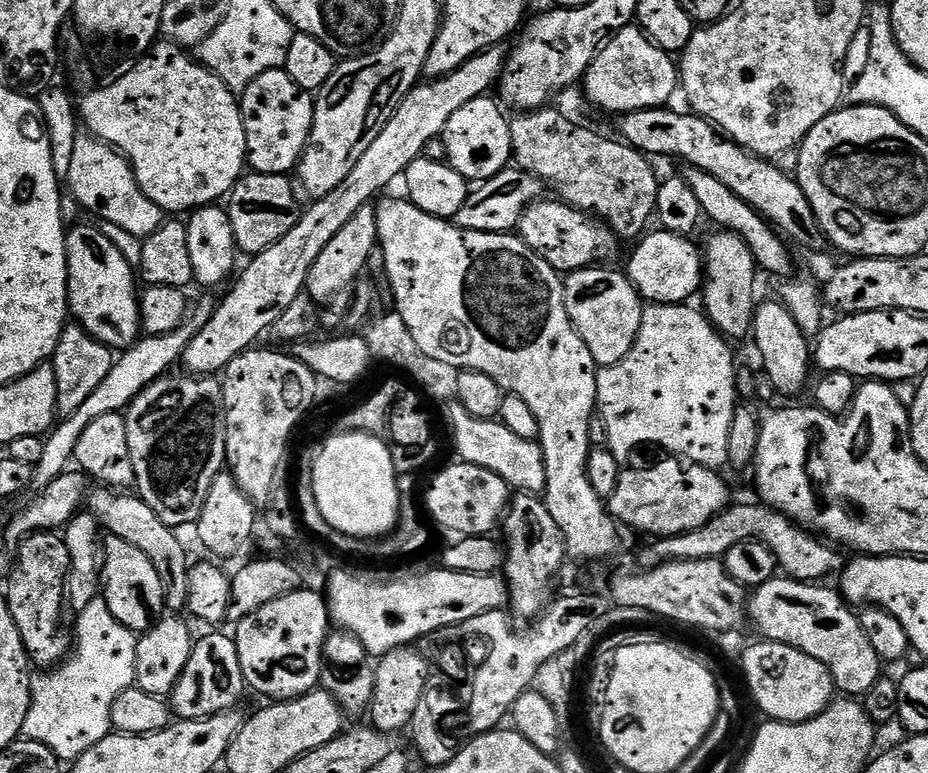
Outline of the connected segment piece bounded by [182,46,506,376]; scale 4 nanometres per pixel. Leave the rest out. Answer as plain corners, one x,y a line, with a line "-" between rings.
503,47
488,48
438,80
417,83
406,98
402,98
386,126
382,126
378,138
370,142
366,154
358,158
358,166
350,170
346,182
342,182
342,186
334,186
330,194
312,200
309,208
307,205
301,211
300,220
290,234
282,234
274,246
251,257
247,261
249,264
239,269
224,301
221,304
219,301
213,307
210,322
206,322
206,326
202,326
202,330
198,330
198,334
186,346
182,357
183,367
188,367
185,369
189,373
202,376
223,373
227,364
249,351
263,332
265,335
271,330
274,322
278,322
278,318
282,318
282,313
289,308
290,302
305,291
310,266
318,262
318,254
326,250
334,234
338,234
338,230
342,230
342,226
346,226
346,222
350,222
350,218
354,218
362,206
372,204
383,188
390,187
395,180
399,181
408,171
410,162
425,155
424,147
443,133
446,122
461,106
474,102
474,98
497,87
505,59

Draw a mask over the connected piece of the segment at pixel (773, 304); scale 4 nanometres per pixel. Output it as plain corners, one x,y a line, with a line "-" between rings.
772,298
755,309
752,321
751,339
756,339
760,360
764,363
763,375
774,382
777,393
783,396
796,396
808,384
808,364
810,368
810,340
798,326
794,314
779,299

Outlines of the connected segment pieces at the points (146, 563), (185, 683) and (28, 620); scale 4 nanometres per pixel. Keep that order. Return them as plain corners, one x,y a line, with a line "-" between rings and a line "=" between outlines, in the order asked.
105,535
102,540
100,582
110,614
114,614
114,618
118,618
118,622
131,632
148,632
165,615
162,578
158,578
158,570
154,570
150,558
146,558
138,546
130,546
130,542
117,536
=
231,635
204,636
192,645
186,670
178,678
170,697
170,708
179,719
201,720
237,707
240,695
246,692
242,662
238,662
238,646
=
55,531
33,532
31,536
19,541
16,561
12,564
12,577
8,580
6,599
10,606
10,614
14,618
14,626
18,626
18,634
22,638
24,648
28,652
29,661
40,670
48,670
61,663
69,655
70,640
64,636
56,636
60,632
60,615
66,612
66,581
70,571
68,551
64,549
64,537

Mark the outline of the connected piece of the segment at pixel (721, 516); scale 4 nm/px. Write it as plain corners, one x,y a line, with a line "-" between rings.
759,502
753,504
736,504
724,509
714,518
710,518
702,526
677,536
662,536
653,539
640,552
641,569
656,568
660,564
668,564
672,560
720,560
730,550
730,546
738,546
738,542
757,540
762,542
774,554
779,571
785,577
805,582
820,582
833,572
839,573
842,559
831,543
821,537
804,531
792,523
780,512
767,508

